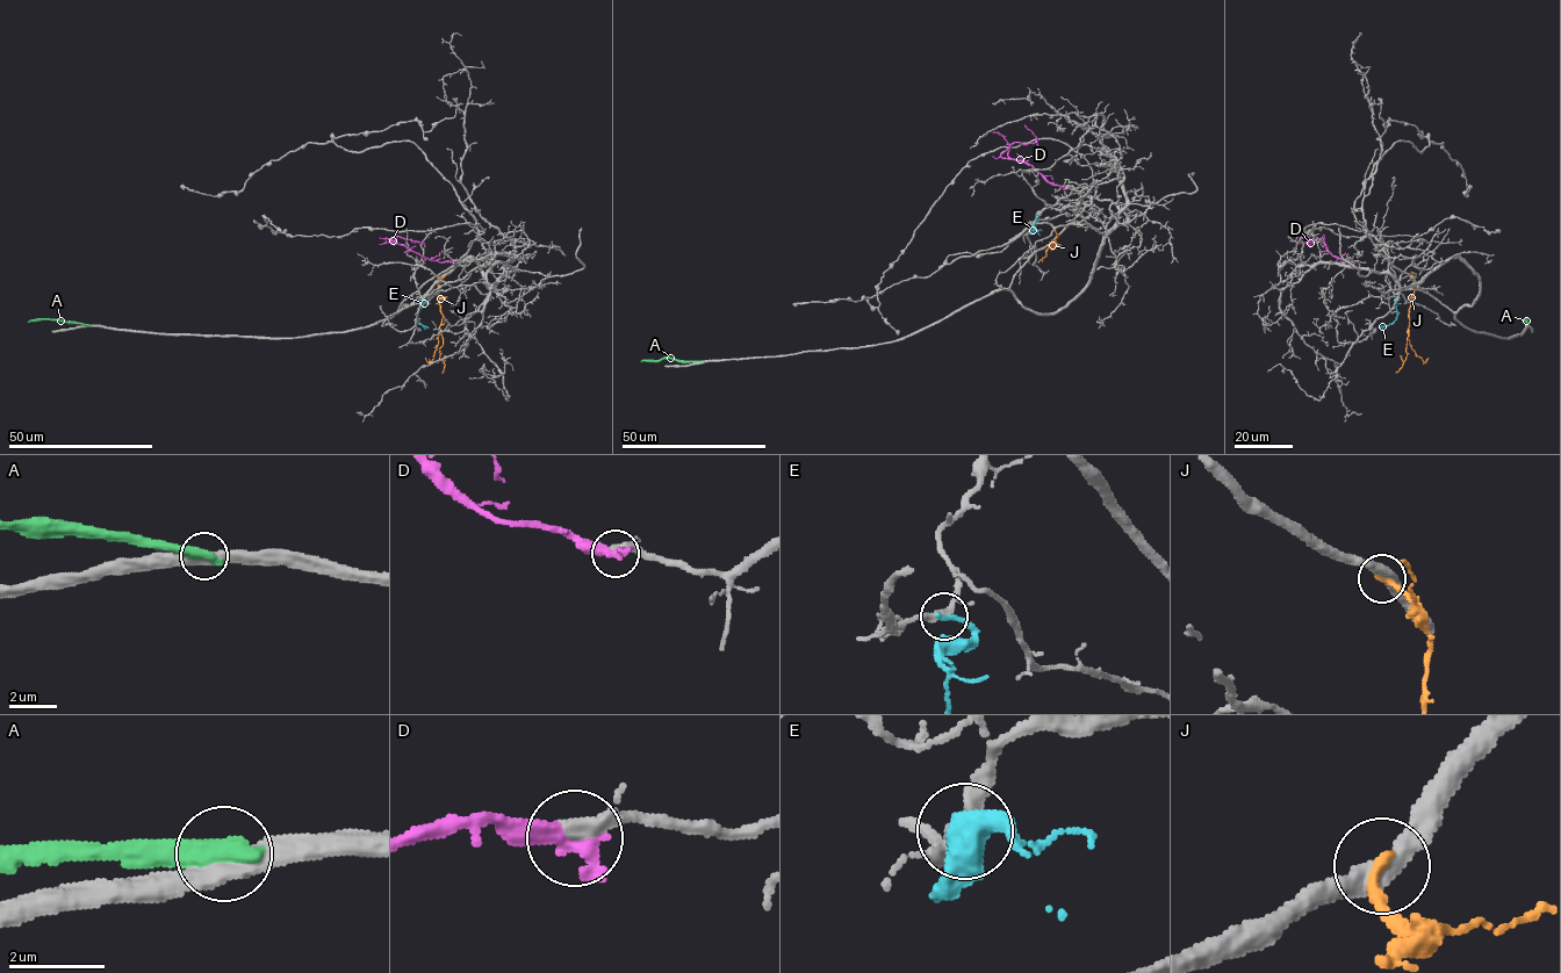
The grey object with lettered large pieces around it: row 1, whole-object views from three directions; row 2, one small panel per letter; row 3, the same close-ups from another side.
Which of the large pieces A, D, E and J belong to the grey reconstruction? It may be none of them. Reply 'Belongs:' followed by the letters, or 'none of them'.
Belongs: D

